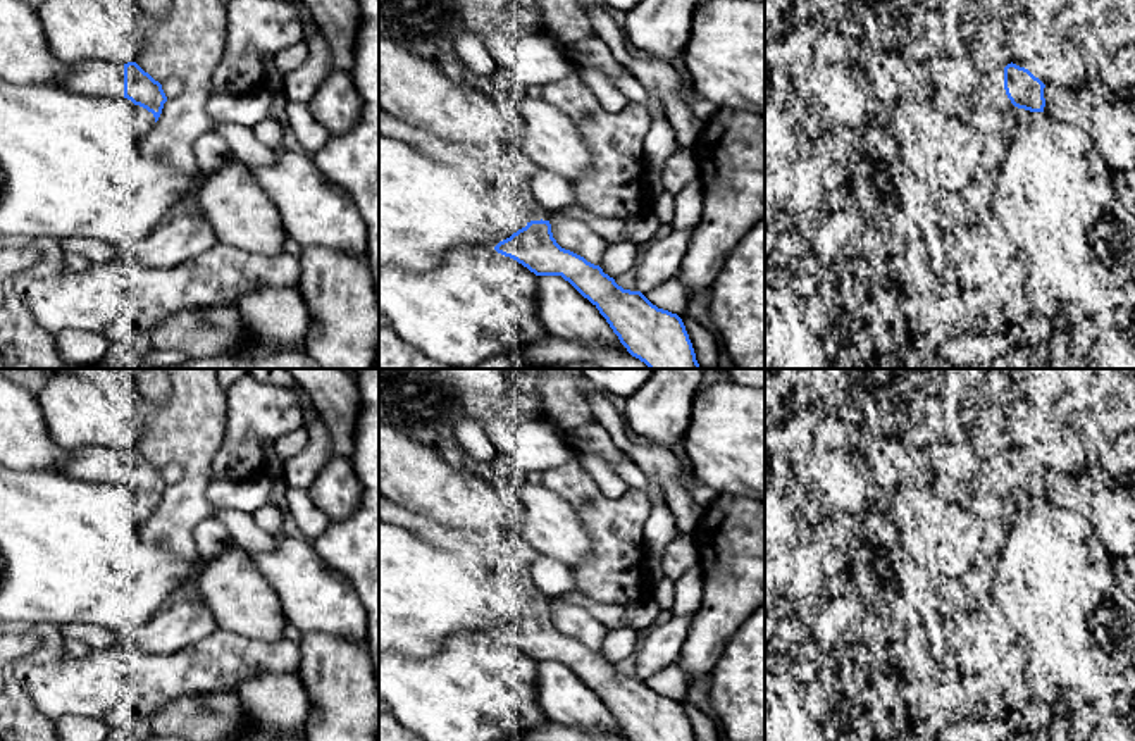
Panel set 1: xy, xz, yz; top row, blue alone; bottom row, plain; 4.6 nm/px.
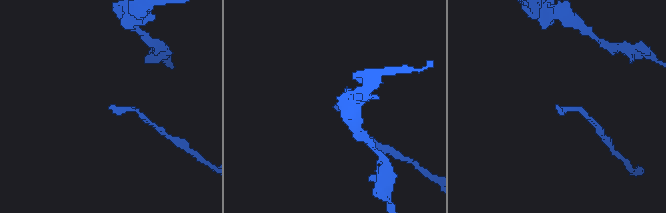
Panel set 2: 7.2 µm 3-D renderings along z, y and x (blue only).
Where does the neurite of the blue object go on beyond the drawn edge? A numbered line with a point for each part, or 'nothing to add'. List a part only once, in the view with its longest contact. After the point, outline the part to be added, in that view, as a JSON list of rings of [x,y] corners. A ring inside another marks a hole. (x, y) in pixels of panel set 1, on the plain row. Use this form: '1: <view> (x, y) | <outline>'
1: xy (86, 464) | [[[107,446],[78,448],[67,451],[60,470],[79,481],[124,483],[124,450]]]

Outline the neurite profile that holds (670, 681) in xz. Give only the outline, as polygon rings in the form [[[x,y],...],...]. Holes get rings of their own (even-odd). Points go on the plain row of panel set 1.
[[[679,662],[644,679],[644,682],[658,694],[677,701],[687,696],[685,672]]]

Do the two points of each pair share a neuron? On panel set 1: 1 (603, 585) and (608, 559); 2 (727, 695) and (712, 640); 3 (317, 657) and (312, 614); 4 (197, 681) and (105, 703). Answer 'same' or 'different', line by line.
1: same
2: different
3: different
4: same

